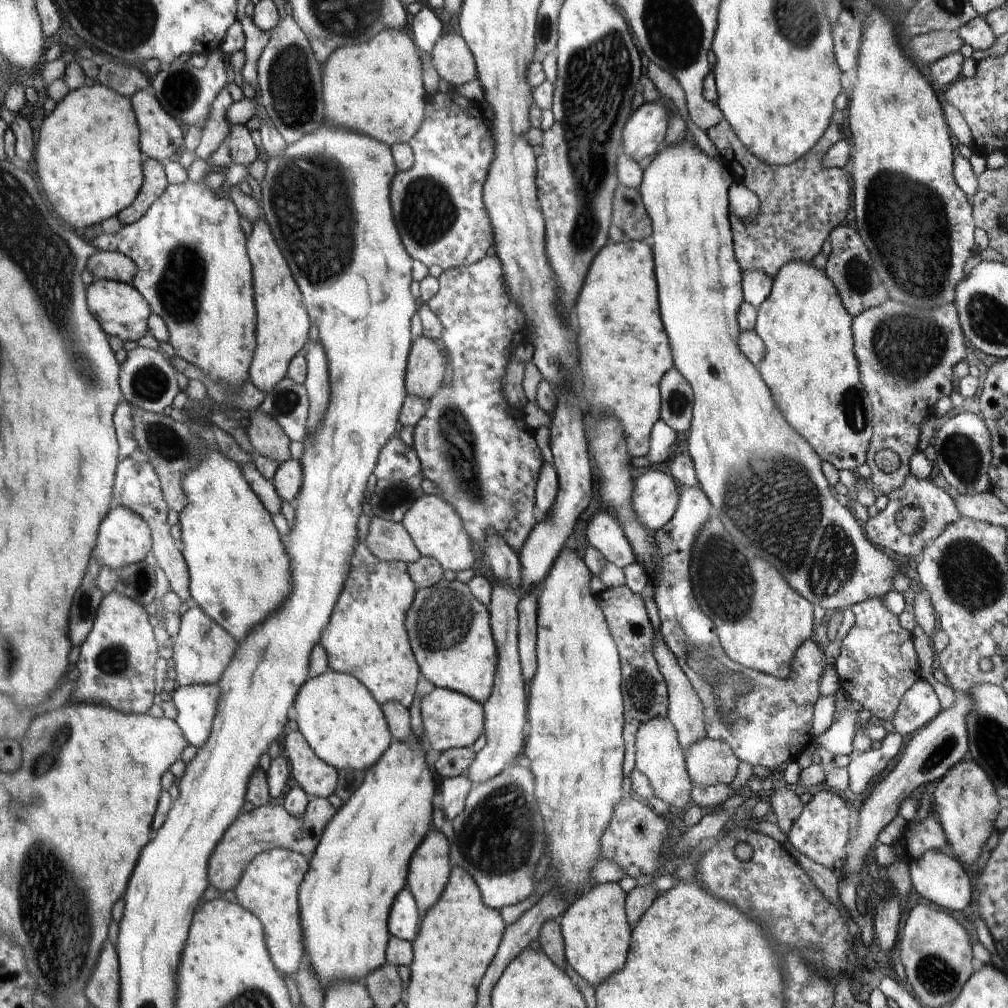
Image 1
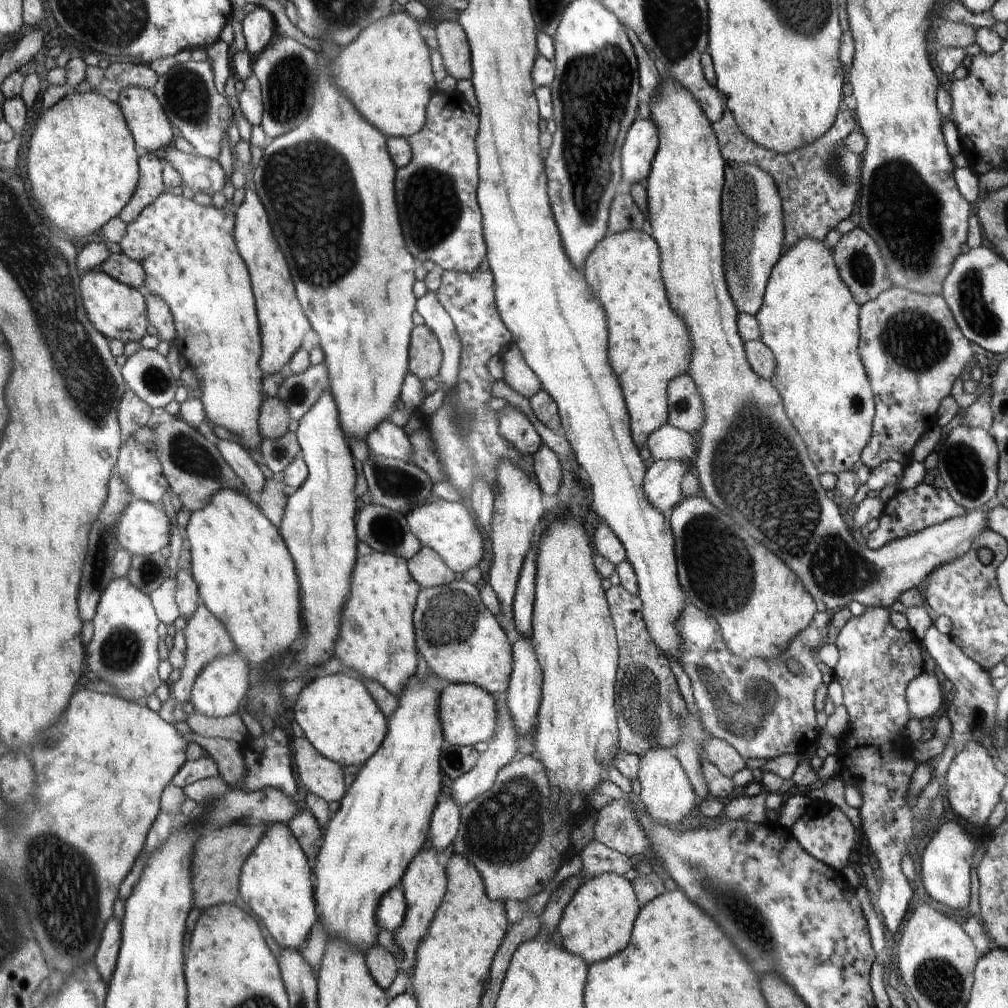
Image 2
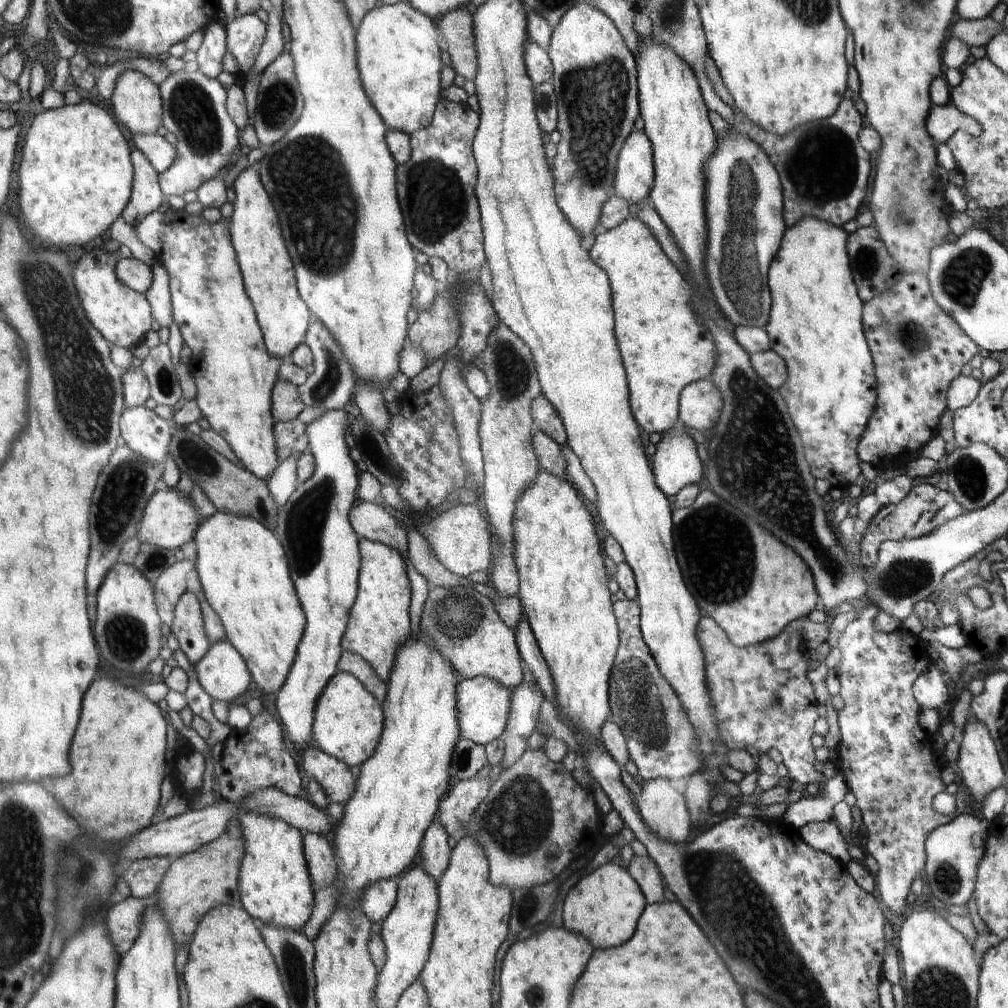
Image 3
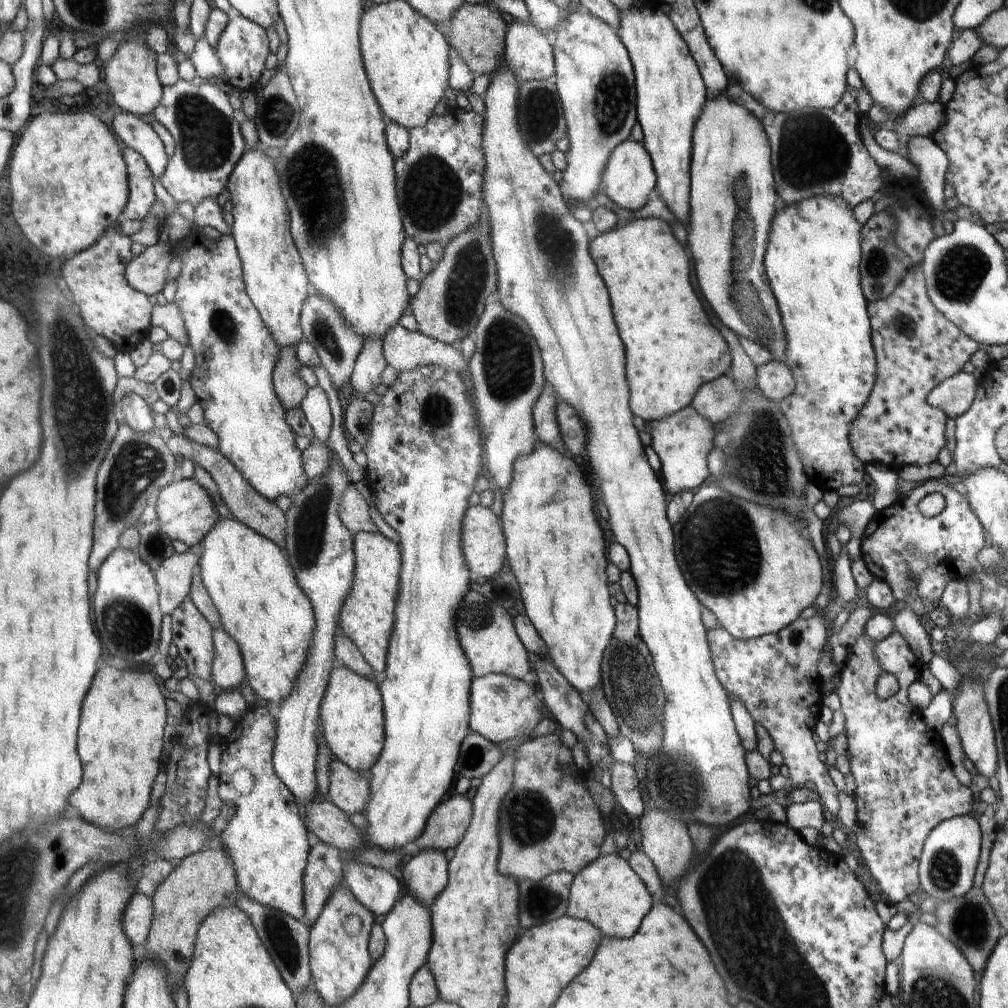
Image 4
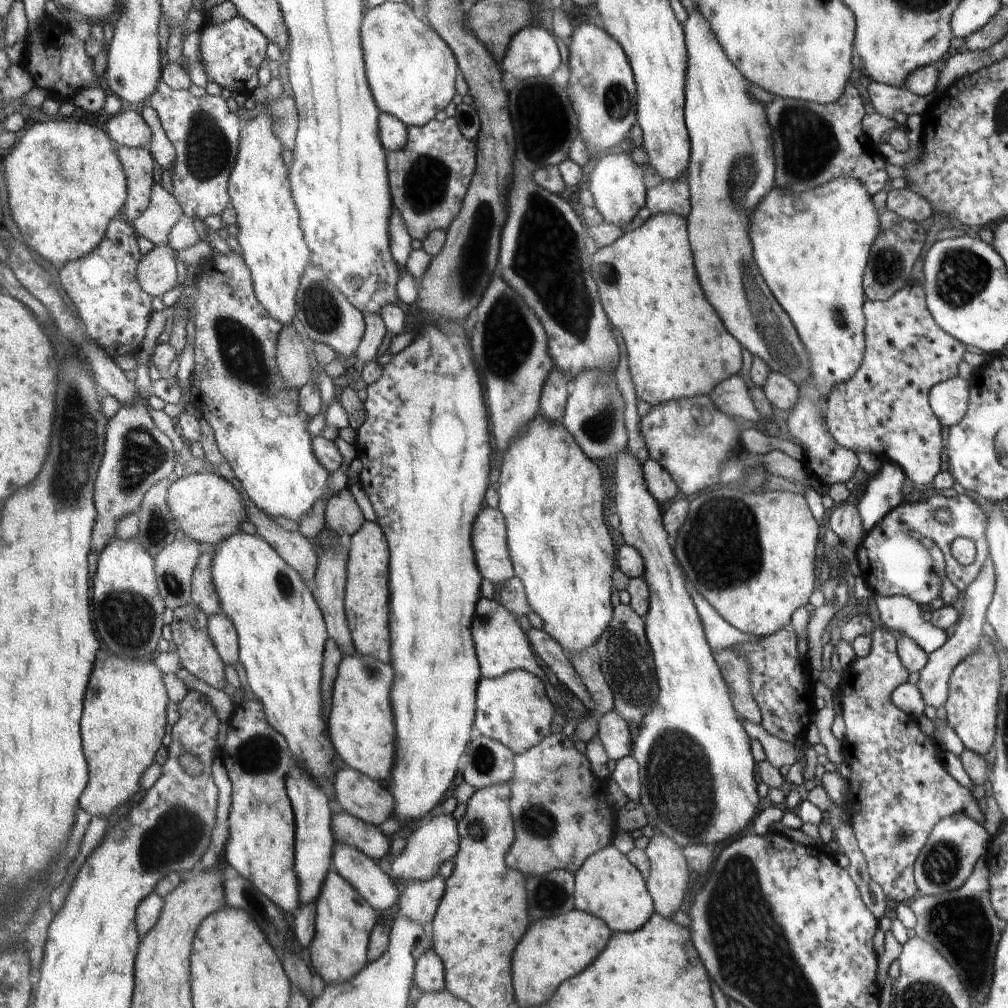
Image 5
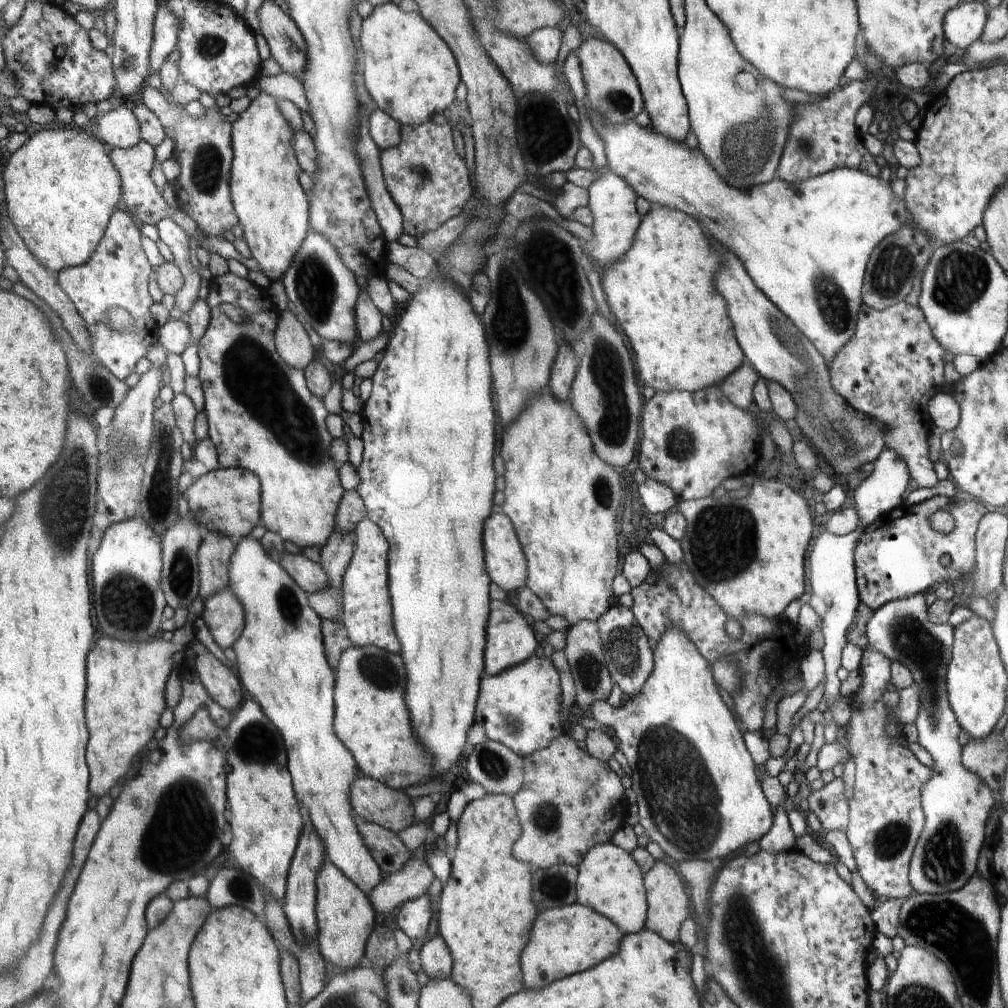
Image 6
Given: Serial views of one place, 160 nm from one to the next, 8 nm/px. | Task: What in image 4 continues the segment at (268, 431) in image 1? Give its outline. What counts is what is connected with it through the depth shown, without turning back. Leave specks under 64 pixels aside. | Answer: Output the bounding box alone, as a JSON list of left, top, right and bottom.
[273,345,310,410]

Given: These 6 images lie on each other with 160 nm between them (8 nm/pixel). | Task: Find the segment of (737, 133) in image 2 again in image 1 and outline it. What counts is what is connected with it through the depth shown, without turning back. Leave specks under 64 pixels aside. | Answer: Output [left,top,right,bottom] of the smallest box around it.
[706,118,850,280]

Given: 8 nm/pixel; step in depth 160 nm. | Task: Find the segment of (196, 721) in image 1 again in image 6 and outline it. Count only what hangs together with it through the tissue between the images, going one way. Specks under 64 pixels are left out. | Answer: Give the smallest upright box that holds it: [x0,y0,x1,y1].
[201,584,246,650]

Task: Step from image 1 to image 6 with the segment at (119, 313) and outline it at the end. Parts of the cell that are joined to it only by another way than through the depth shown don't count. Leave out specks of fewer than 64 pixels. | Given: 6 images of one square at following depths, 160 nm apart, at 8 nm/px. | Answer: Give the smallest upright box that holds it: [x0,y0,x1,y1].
[57,209,158,381]

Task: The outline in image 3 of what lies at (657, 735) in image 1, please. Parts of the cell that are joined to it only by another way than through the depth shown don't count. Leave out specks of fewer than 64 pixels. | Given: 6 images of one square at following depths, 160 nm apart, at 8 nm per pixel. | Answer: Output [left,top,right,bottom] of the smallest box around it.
[636,779,690,843]

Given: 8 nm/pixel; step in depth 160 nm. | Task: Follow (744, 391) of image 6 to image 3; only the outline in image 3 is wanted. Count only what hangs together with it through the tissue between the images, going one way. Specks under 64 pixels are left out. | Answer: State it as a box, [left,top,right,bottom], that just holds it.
[680,380,723,430]

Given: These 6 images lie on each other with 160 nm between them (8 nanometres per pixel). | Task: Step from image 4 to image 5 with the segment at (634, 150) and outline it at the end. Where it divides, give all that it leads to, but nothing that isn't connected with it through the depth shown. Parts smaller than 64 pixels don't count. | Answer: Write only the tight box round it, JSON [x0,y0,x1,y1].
[587,150,647,227]

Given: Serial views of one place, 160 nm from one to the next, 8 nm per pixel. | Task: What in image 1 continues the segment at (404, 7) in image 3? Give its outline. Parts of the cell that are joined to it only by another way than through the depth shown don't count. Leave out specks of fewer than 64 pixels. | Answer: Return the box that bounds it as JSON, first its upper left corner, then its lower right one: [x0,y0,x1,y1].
[321,29,426,144]

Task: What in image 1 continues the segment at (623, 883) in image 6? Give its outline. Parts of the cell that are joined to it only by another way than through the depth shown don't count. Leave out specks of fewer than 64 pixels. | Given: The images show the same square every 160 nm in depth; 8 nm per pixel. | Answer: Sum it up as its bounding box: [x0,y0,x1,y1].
[560,883,632,987]

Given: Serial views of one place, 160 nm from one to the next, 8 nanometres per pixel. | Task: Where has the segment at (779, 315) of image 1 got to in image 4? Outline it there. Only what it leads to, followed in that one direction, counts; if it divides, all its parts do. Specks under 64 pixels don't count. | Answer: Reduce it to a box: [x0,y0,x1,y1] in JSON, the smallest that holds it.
[765,196,875,492]

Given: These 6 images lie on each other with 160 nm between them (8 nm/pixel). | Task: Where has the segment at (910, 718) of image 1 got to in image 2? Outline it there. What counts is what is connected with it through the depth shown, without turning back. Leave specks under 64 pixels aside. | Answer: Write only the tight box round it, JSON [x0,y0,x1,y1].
[907,672,944,724]

